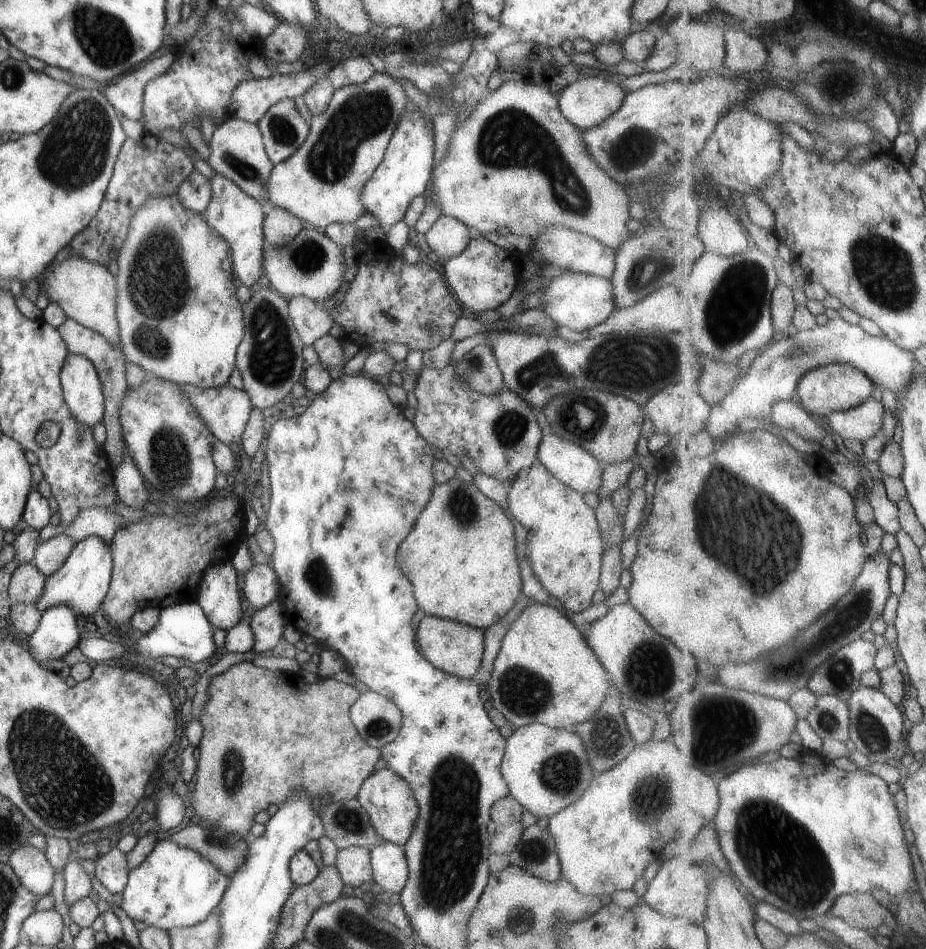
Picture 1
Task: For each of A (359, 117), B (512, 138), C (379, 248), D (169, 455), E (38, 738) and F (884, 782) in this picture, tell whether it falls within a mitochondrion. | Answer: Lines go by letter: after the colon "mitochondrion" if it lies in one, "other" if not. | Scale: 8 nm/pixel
A: mitochondrion
B: mitochondrion
C: other
D: mitochondrion
E: mitochondrion
F: other

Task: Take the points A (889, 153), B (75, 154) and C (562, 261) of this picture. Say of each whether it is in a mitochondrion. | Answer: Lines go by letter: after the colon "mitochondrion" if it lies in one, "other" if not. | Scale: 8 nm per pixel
A: other
B: mitochondrion
C: other

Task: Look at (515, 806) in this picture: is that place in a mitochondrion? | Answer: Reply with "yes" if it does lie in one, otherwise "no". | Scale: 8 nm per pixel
no

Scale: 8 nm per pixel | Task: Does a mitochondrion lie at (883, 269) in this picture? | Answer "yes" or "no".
yes

